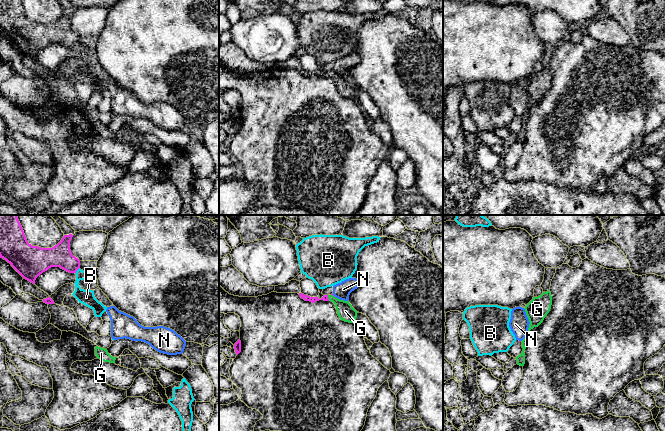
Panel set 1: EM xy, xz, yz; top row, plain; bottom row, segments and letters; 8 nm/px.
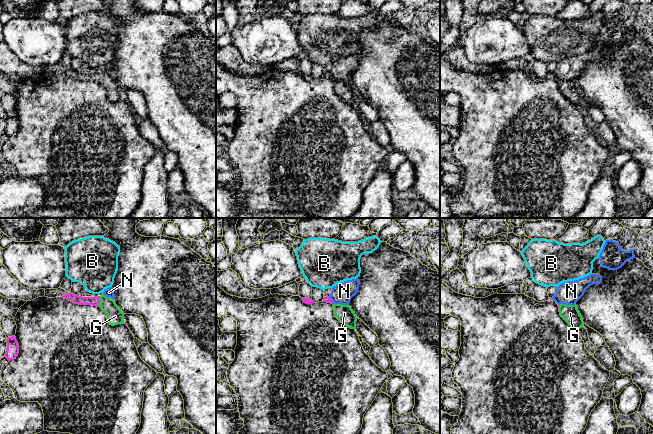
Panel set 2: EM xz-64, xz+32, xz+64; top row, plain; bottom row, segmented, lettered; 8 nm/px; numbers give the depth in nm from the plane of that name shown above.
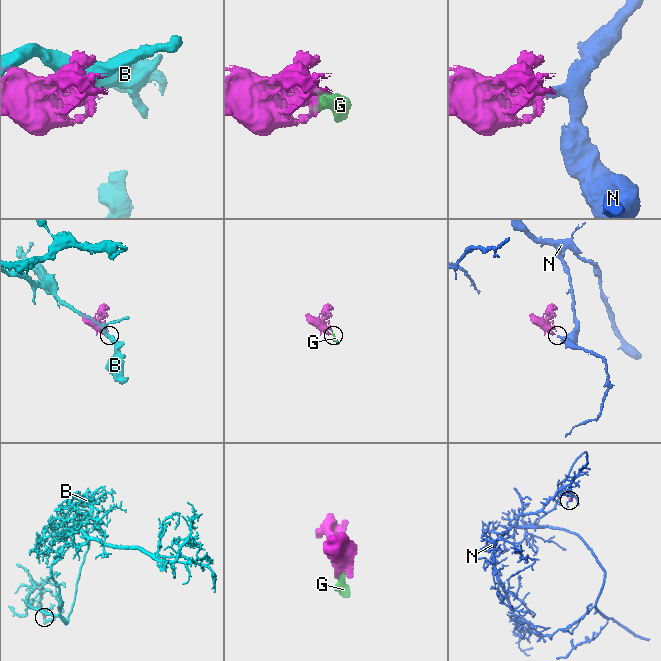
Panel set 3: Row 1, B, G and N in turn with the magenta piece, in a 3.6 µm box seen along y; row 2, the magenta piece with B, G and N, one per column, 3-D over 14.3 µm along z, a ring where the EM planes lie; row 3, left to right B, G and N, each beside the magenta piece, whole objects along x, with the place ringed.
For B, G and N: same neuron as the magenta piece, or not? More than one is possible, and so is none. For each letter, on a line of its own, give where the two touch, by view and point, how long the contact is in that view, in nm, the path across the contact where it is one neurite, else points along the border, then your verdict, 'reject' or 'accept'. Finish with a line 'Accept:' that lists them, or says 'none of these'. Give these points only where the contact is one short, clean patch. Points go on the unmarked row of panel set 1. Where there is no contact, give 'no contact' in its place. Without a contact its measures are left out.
B: xy (77, 45) | 70 nm | reject
G: xz (328, 74) | 50 nm | accept
N: xz (333, 71) | 40 nm | along xz (332, 70), (335, 72) | reject
Accept: G

